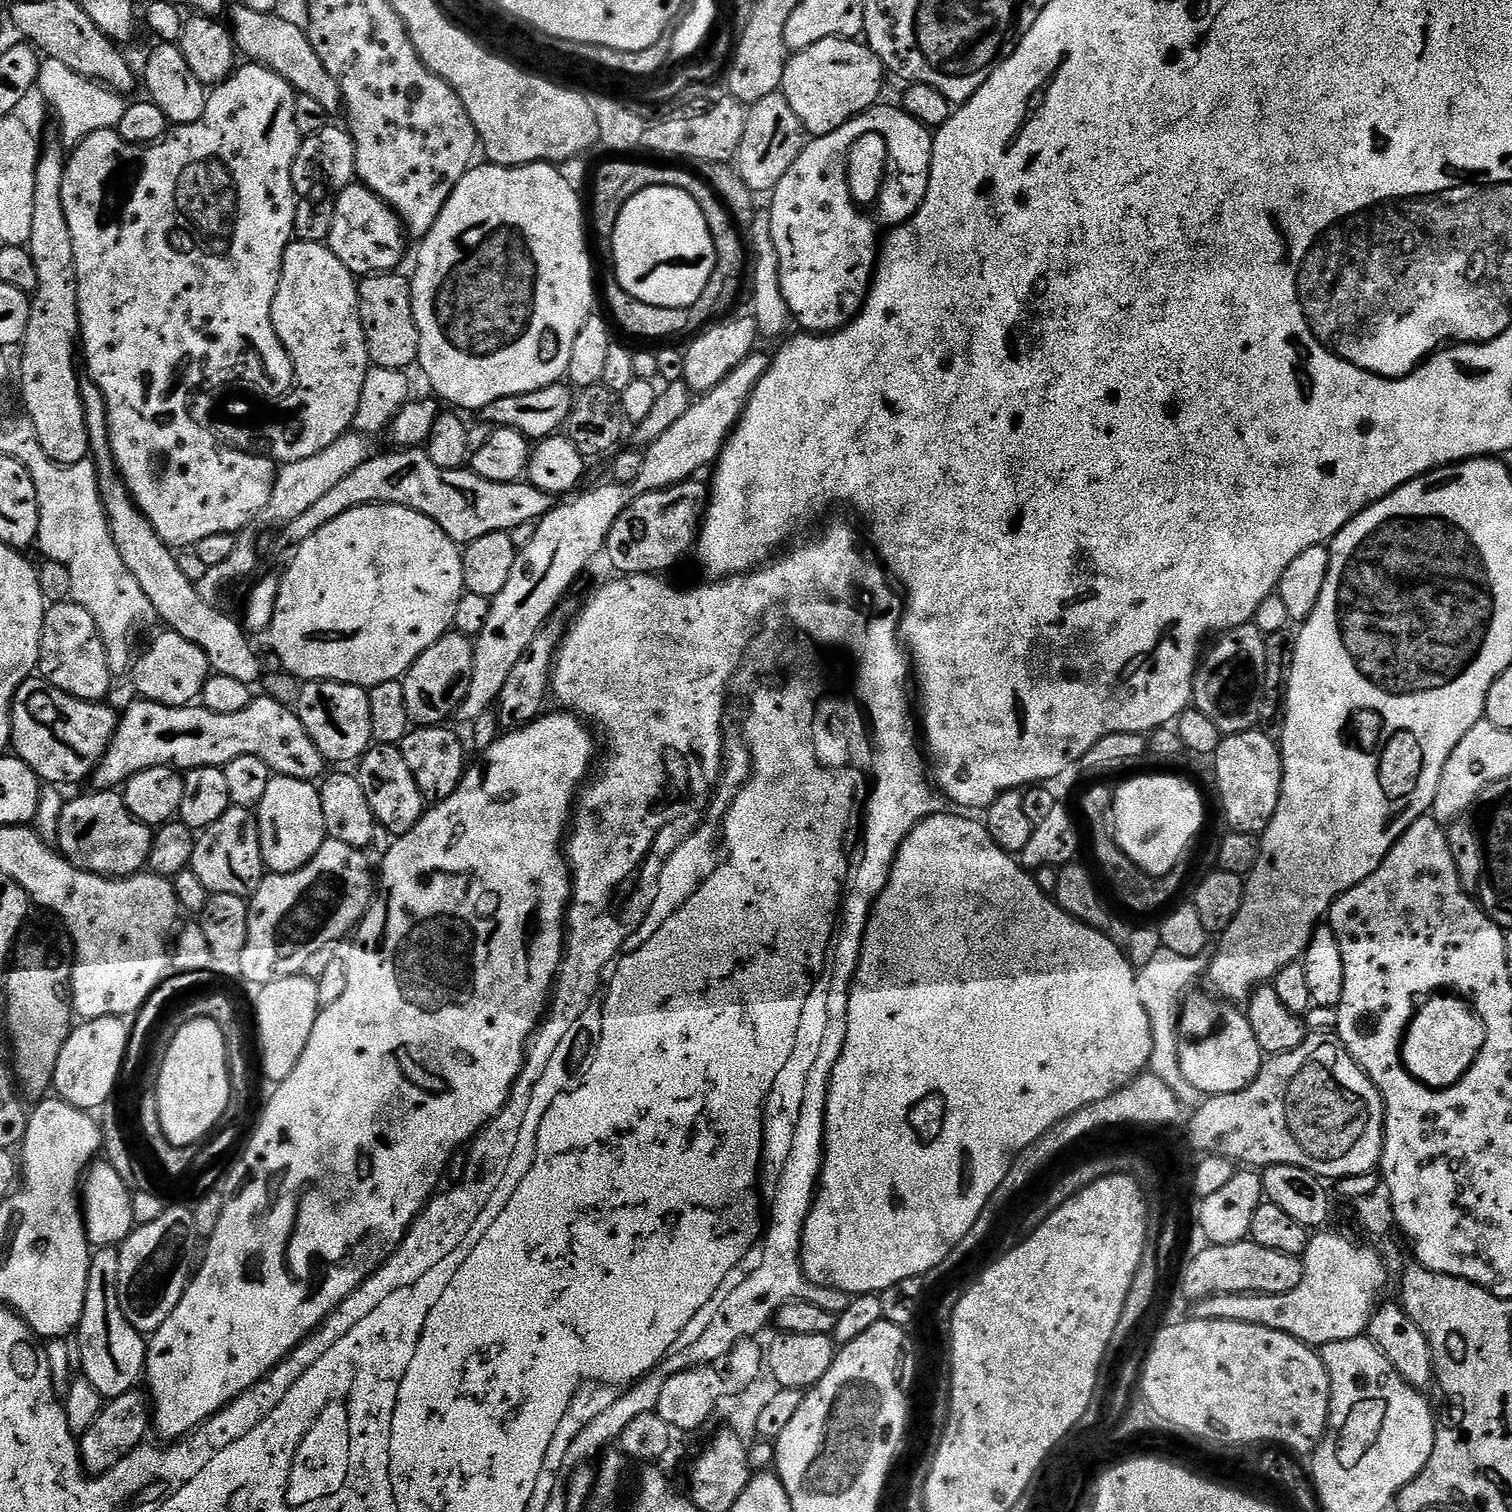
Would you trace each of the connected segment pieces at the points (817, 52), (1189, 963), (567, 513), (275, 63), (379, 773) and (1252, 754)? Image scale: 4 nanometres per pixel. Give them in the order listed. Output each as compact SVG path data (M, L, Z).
M835 36L814 42L814 46L795 53L785 63L782 91L786 102L790 102L790 110L798 114L805 133L815 138L838 130L847 120L873 107L881 99L884 76L884 65L867 43Z
M1163 946L1158 950L1158 954L1154 954L1154 959L1146 962L1146 966L1139 968L1136 974L1138 998L1142 998L1142 1006L1146 1006L1146 1018L1150 1018L1150 1034L1152 1035L1152 1049L1150 1050L1147 1071L1151 1075L1162 1078L1162 1082L1166 1082L1166 1086L1170 1086L1170 1090L1174 1090L1174 1094L1180 1099L1181 1105L1188 1110L1195 1109L1201 1103L1202 1093L1198 1090L1198 1086L1194 1086L1190 1082L1190 1078L1186 1078L1186 1074L1182 1074L1182 1062L1180 1061L1180 1009L1186 993L1193 987L1191 984L1195 980L1199 981L1204 975L1200 970L1200 959L1197 956L1179 955L1177 952L1168 950Z
M751 354L746 357L724 381L718 382L713 389L703 393L699 398L693 399L690 410L686 410L686 414L678 418L677 424L670 426L670 430L666 430L662 438L647 445L642 471L638 473L638 478L634 478L632 484L615 482L600 484L582 496L576 494L565 499L541 520L535 521L532 537L517 551L514 570L510 570L510 579L507 580L506 586L502 586L497 596L491 597L490 618L486 618L486 627L482 630L482 634L474 637L474 666L470 678L470 690L466 690L466 698L462 698L462 702L456 708L454 716L457 721L460 719L464 726L471 725L472 721L478 718L478 714L489 711L495 705L497 698L502 694L502 686L506 686L506 677L510 674L511 668L518 662L518 658L522 658L526 646L534 642L534 634L538 634L538 630L542 630L546 621L561 607L564 595L571 590L572 583L587 570L588 563L599 552L601 555L605 551L608 531L612 529L614 522L618 522L618 514L626 510L629 502L647 492L657 492L670 487L671 484L683 484L685 480L693 479L699 468L704 468L707 464L708 467L715 465L720 459L720 452L724 449L728 437L732 435L732 429L740 423L740 417L744 414L744 408L748 405L754 386L758 386L762 374L768 372L769 357L758 355Z
M237 3L232 12L230 23L232 39L241 57L247 58L253 64L261 64L263 68L274 70L297 93L306 98L315 98L326 110L329 118L339 117L342 112L343 100L338 82L330 78L326 66L322 66L322 58L314 54L314 46L310 46L310 38L303 27L300 28L292 20L283 20L280 14L250 10L244 3Z
M373 743L358 761L358 775L362 791L370 801L370 810L374 810L374 818L381 829L393 832L393 837L405 836L423 818L426 811L424 795L418 790L418 782L414 782L414 774L410 774L410 766L406 766L406 758L402 758L399 747L394 744Z
M1261 730L1239 732L1221 739L1214 757L1216 763L1216 784L1220 787L1220 800L1224 803L1224 816L1237 832L1263 833L1268 827L1274 810L1278 810L1278 798L1284 781L1284 757L1280 754L1279 743Z

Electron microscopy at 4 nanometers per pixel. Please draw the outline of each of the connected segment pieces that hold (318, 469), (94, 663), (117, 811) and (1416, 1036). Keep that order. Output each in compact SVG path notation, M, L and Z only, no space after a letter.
M349 430L342 438L338 438L338 442L330 442L326 450L313 454L311 458L302 458L302 462L279 465L270 502L266 502L266 506L261 510L259 523L283 526L294 522L294 518L299 518L306 509L314 506L314 502L321 500L337 482L342 482L346 474L358 470L358 466L362 466L362 462L368 460L370 455L368 444L369 441L359 432Z
M56 602L45 611L38 672L43 679L58 686L58 690L79 700L104 702L109 699L108 691L112 688L114 677L90 610L75 602Z
M91 790L85 796L69 799L62 810L62 818L58 822L58 848L65 860L70 861L75 868L83 868L96 876L135 876L137 872L145 871L150 850L152 849L153 829L141 820L135 820L128 813L128 807L123 795L116 790Z
M1437 994L1427 997L1408 1021L1400 1057L1404 1059L1408 1073L1427 1088L1449 1088L1468 1073L1485 1038L1482 1018L1463 996Z

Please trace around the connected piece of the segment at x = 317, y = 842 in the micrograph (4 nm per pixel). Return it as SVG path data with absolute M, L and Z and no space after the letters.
M273 775L270 786L266 786L266 798L260 803L258 819L262 858L269 873L290 874L302 870L324 845L326 818L322 818L322 798L315 783Z

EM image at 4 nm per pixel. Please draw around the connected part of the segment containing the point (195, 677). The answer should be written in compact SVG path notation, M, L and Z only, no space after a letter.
M164 630L152 640L152 645L141 656L135 657L130 668L130 681L136 687L135 695L156 704L171 708L186 708L195 705L200 698L210 675L206 654L194 642L182 638L182 634Z

